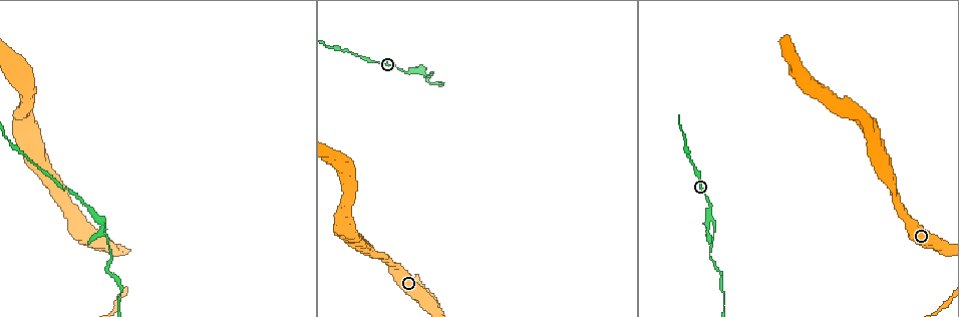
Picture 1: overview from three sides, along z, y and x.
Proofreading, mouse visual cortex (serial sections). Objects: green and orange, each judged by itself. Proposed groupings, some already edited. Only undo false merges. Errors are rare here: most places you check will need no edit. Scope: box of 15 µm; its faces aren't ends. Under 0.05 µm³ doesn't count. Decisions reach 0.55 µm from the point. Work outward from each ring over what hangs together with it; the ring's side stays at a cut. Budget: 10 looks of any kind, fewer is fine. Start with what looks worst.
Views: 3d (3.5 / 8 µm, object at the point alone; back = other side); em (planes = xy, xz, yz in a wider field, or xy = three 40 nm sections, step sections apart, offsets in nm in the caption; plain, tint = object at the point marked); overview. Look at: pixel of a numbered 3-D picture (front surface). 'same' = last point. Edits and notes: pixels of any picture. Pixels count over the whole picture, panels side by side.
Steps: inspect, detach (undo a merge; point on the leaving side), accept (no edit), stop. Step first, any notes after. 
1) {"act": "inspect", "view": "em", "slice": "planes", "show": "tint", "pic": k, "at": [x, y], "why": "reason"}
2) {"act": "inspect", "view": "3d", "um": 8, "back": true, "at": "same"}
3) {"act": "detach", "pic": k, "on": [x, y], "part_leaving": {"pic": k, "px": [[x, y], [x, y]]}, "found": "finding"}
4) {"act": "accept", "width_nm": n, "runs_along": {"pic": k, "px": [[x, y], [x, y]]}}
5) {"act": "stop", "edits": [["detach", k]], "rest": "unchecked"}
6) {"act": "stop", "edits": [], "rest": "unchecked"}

{"act": "inspect", "view": "3d", "um": 3.5, "pic": 1, "at": [95, 217], "why": "branch point"}

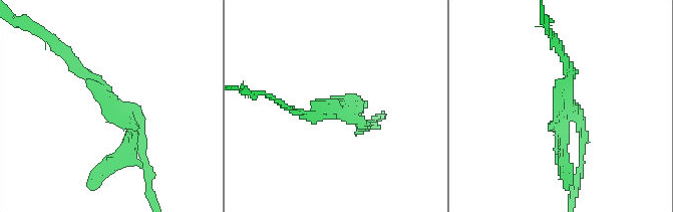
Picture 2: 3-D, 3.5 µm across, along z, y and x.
{"act": "inspect", "view": "em", "slice": "xy", "step": 5, "show": "tint", "pic": 2, "at": [333, 105], "why": "now the EM"}

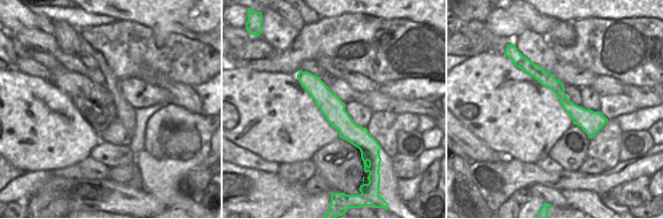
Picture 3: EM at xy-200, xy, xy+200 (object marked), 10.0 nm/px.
{"act": "detach", "pic": 2, "on": [124, 152], "found": "two cells meet here"}

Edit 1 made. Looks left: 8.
{"act": "inspect", "view": "overview"}

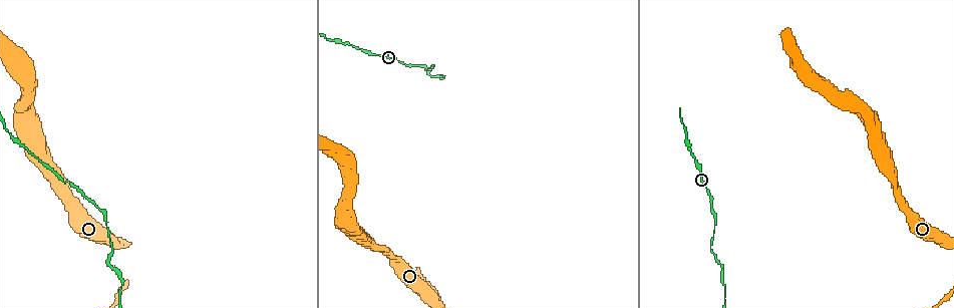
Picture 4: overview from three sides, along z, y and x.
{"act": "inspect", "view": "3d", "um": 8, "pic": 4, "at": [429, 71], "why": "abrupt turn"}

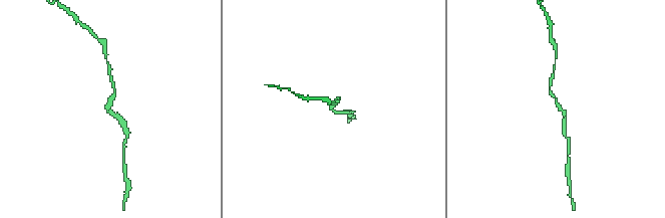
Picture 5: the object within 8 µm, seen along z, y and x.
{"act": "inspect", "view": "3d", "um": 3.5, "pic": 5, "at": [110, 109]}

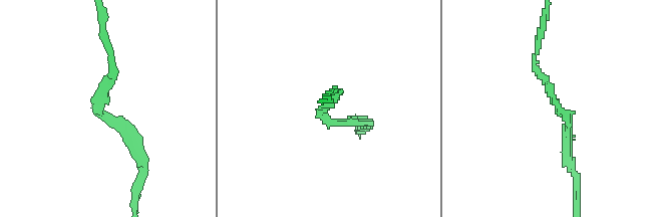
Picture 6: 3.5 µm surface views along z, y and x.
{"act": "inspect", "view": "em", "slice": "planes", "show": "tint", "pic": 6, "at": [324, 110], "arm_widths_nm": [100, 150]}

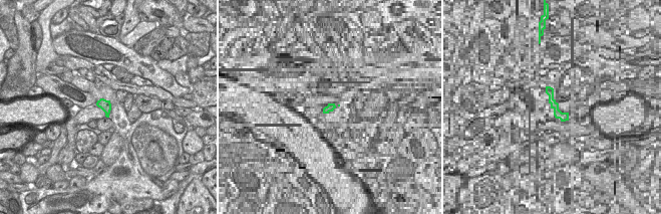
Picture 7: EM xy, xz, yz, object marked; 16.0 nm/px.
{"act": "accept", "runs_along": {"pic": 6, "px": [[538, 46], [535, 68], [569, 118], [566, 152]]}, "found": "continuous, no second cell"}

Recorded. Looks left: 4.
{"act": "inspect", "view": "3d", "um": 3.5, "pic": 4, "at": [35, 117], "why": "touches itself"}

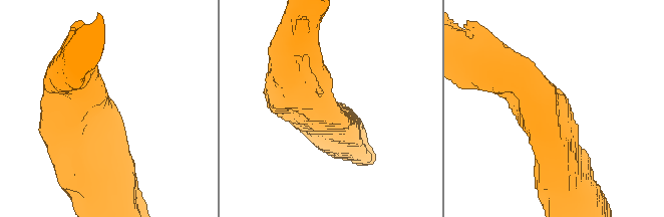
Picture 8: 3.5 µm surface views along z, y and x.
{"act": "inspect", "view": "em", "slice": "xy", "step": 2, "show": "tint", "pic": 8, "at": [107, 106], "why": "shape alone is not enough"}

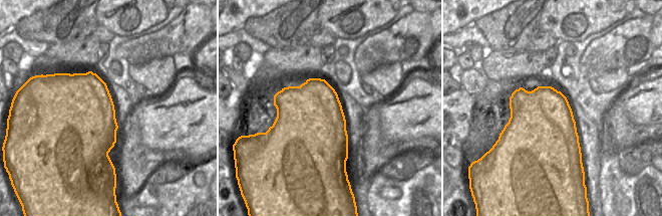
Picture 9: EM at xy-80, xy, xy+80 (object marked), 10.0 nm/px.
{"act": "inspect", "view": "em", "slice": "xy", "step": 1, "show": "tint", "at": "same"}

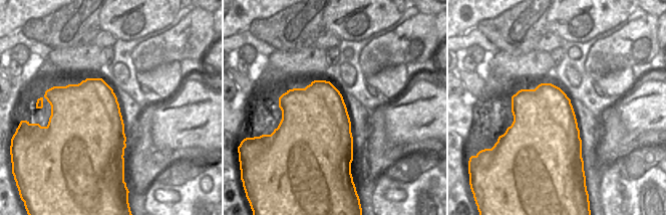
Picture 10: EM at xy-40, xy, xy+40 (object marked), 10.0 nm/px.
{"act": "accept", "runs_along": {"pic": 8, "px": [[87, 179], [96, 121], [111, 101]]}, "found": "one cell here"}

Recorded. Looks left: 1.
{"act": "stop", "edits": [["detach", 2]], "rest": "unchecked"}

